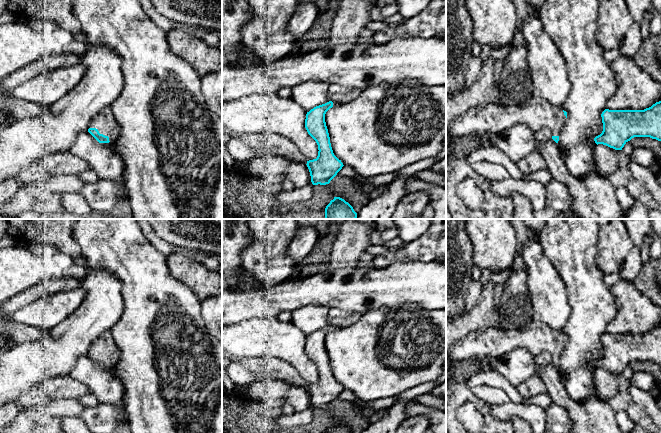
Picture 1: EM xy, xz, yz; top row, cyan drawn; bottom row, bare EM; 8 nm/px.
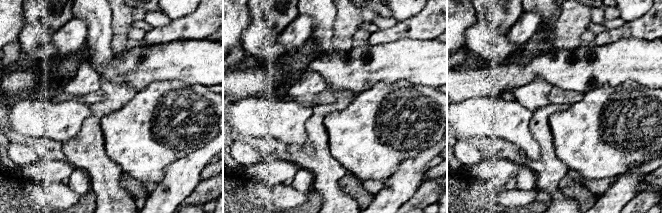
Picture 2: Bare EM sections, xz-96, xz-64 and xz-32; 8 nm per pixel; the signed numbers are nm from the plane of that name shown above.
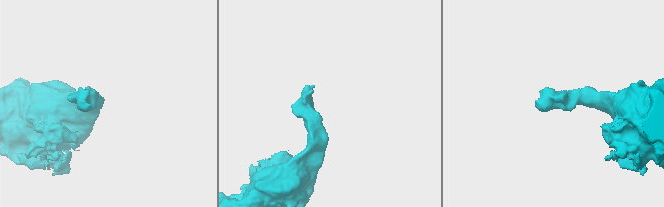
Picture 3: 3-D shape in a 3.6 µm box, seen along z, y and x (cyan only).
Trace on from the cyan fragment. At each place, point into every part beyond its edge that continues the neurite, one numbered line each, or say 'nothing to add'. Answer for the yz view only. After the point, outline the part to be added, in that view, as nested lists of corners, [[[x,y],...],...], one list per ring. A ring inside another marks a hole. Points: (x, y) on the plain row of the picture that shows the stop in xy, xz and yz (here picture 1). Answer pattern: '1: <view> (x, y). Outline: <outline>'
1: yz (537, 337). Outline: [[[533,320],[526,327],[504,329],[501,326],[470,333],[454,342],[446,352],[446,361],[471,358],[499,357],[516,348],[525,348],[534,356],[548,352],[552,360],[559,360],[565,347],[563,333],[543,322]]]

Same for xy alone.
1: xy (104, 345). Outline: [[[109,330],[101,334],[91,345],[89,352],[96,352],[100,358],[109,361],[111,366],[117,360],[119,351]]]

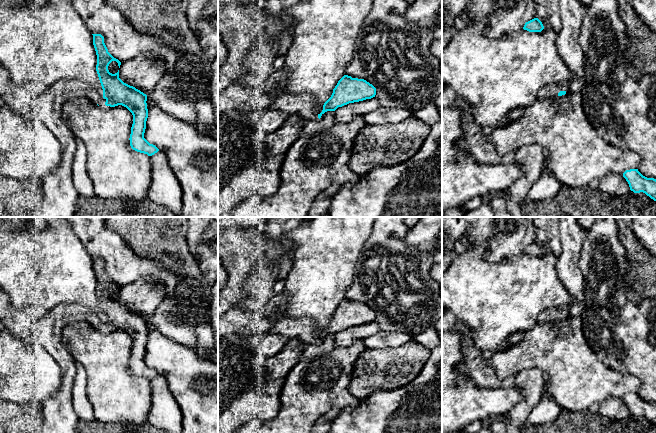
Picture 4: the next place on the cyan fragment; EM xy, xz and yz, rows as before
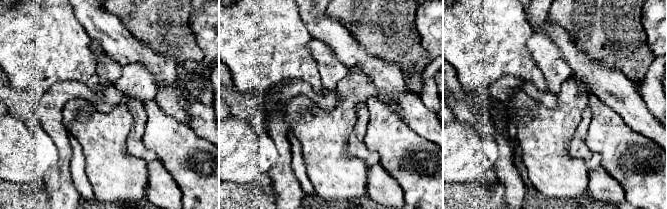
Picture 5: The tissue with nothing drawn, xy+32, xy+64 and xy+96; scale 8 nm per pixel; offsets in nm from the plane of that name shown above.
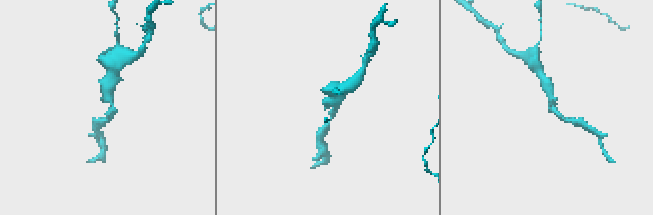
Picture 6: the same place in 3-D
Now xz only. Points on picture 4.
1: xz (304, 328). Outline: [[[310,317],[281,318],[271,325],[269,332],[286,338],[299,337],[304,343],[318,344],[318,338],[314,336],[316,322]]]

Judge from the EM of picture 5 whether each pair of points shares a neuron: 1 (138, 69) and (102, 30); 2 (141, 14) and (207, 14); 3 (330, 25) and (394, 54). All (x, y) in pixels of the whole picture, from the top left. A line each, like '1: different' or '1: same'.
1: different
2: different
3: different

